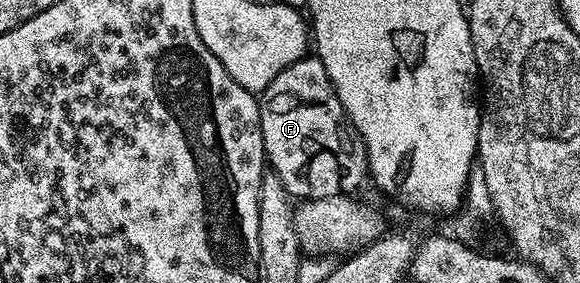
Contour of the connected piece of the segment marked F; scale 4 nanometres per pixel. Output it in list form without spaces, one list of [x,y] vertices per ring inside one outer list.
[[[305,56],[289,64],[289,68],[282,70],[273,84],[269,84],[269,88],[261,91],[259,119],[266,165],[279,177],[281,184],[285,184],[292,199],[332,198],[344,192],[355,192],[363,178],[365,182],[368,177],[365,144],[351,127],[345,108],[329,80],[329,72],[325,72],[325,64],[321,64],[317,56]]]

